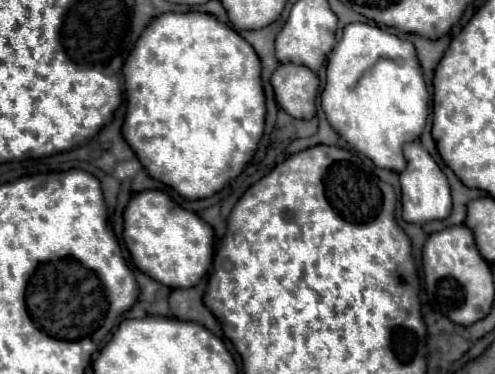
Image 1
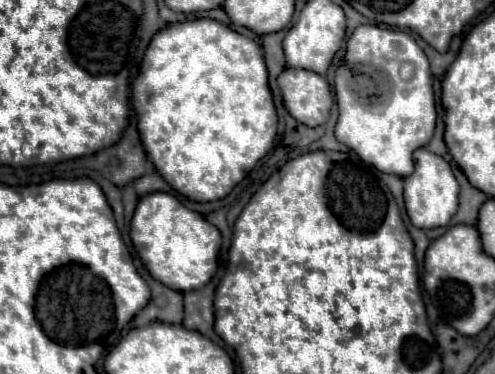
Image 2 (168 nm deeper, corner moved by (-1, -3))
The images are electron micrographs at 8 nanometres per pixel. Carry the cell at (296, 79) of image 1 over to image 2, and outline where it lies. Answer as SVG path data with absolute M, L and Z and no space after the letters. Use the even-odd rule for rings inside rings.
M284 69L278 77L278 85L284 97L288 113L308 125L318 127L330 119L332 93L328 81L306 69Z

